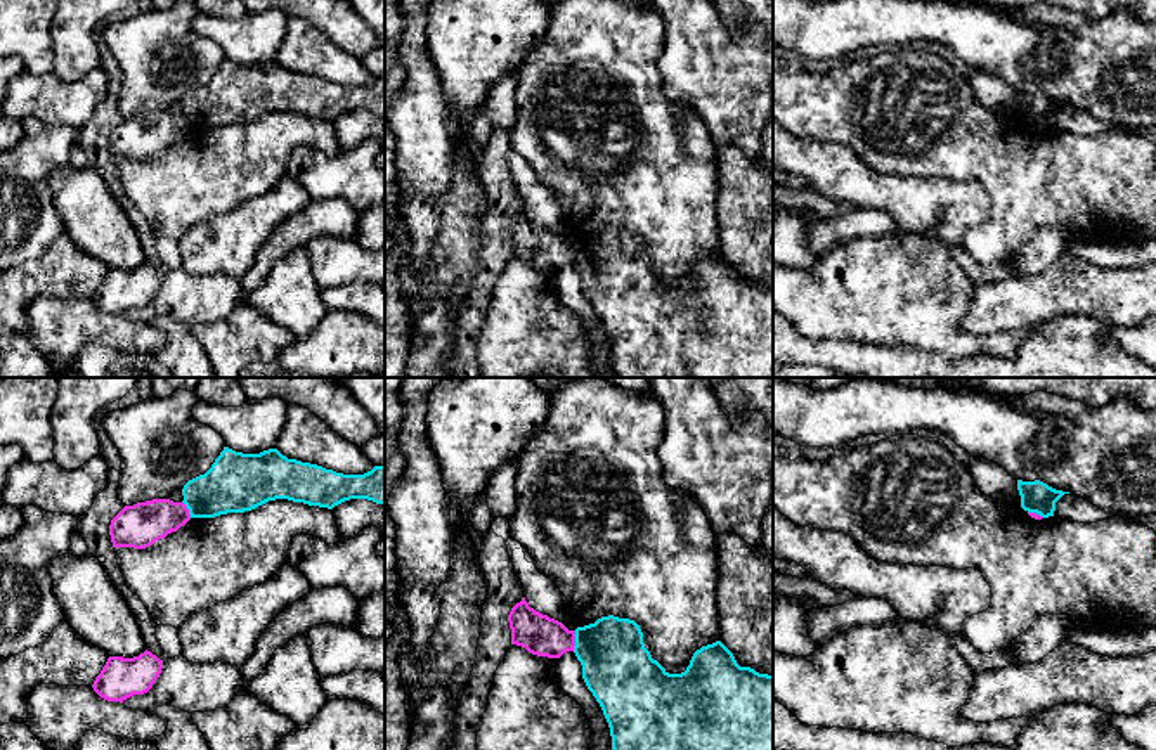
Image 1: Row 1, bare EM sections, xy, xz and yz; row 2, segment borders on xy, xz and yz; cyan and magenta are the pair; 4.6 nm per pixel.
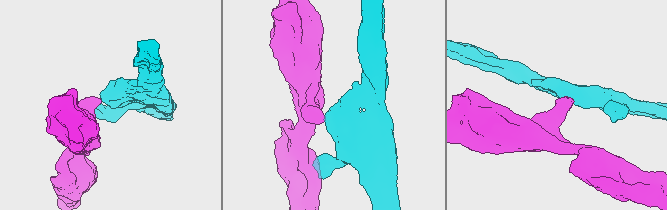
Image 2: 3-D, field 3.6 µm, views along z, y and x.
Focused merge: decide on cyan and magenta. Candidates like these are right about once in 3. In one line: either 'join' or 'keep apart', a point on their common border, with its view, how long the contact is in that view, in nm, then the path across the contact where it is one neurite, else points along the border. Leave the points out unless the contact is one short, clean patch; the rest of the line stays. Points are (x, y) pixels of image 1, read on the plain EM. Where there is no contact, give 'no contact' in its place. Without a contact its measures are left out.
keep apart; meets cyan in xz at (576, 253); contact 100 nm long; border along xz (576, 243), (572, 262)

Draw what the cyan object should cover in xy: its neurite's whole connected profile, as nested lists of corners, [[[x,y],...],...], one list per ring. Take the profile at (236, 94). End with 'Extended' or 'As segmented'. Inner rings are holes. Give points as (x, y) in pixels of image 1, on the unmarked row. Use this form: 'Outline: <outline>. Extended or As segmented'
Outline: [[[224,59],[205,87],[184,97],[182,107],[191,130],[244,125],[276,111],[328,121],[350,111],[385,118],[385,78],[364,87],[343,87],[288,71],[277,61],[243,66]]]. As segmented

